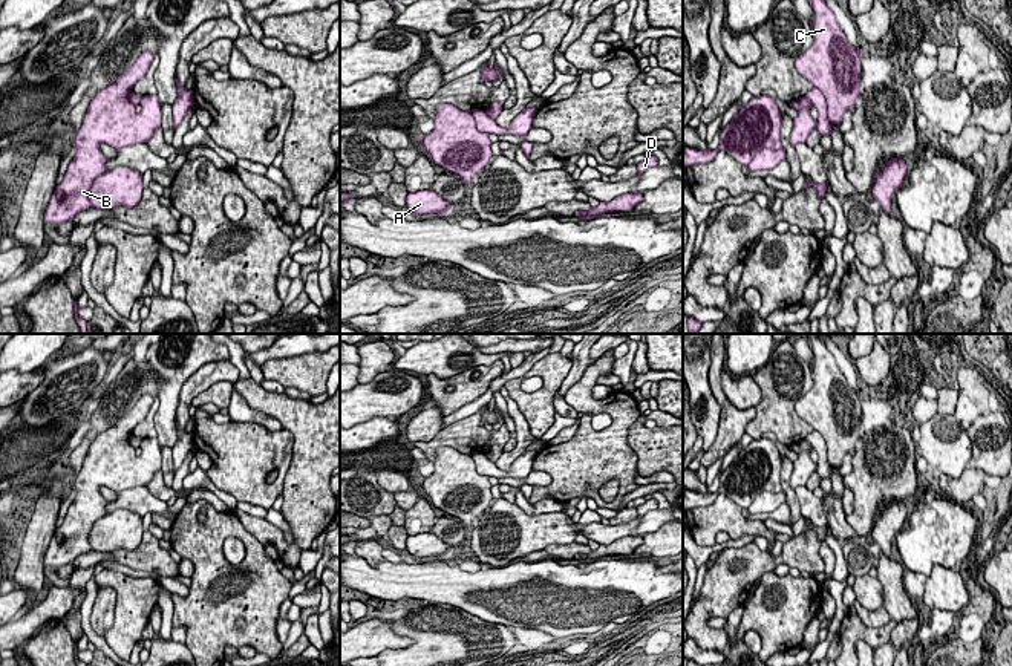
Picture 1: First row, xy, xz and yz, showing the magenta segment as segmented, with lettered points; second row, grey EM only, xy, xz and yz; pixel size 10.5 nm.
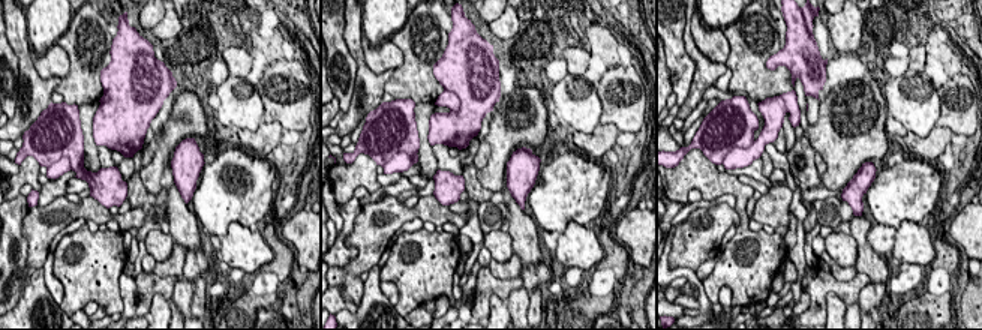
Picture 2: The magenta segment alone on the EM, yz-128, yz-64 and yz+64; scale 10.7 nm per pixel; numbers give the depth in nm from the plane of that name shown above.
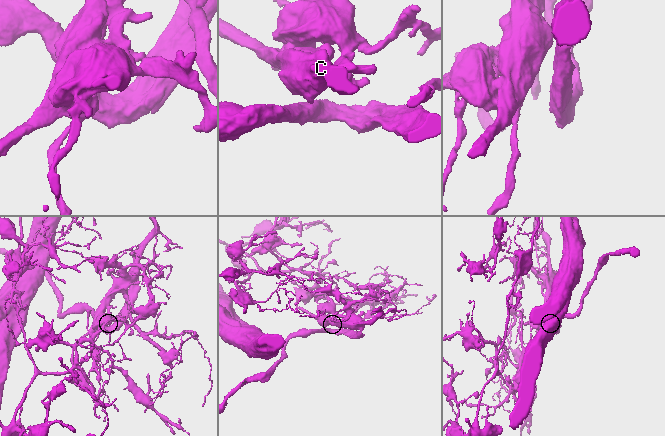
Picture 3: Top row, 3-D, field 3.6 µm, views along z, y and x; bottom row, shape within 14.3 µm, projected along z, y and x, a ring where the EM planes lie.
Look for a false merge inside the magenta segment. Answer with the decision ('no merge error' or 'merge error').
merge error

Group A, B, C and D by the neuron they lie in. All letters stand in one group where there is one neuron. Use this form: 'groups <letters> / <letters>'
groups A D / B C

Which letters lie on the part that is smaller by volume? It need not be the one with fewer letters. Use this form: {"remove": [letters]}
{"remove": ["A", "D"]}

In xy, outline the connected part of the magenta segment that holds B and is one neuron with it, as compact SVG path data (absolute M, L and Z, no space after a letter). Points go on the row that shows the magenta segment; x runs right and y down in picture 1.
M149 51L139 54L129 69L92 98L73 139L77 155L49 199L44 224L64 224L92 207L89 193L93 181L109 171L101 144L122 149L147 142L161 127L162 109L156 95L142 96L139 113L130 101L133 86L145 77L153 58Z

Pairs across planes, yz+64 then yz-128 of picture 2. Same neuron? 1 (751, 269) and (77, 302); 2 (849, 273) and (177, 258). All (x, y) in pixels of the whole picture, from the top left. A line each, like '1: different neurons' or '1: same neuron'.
1: same neuron
2: same neuron

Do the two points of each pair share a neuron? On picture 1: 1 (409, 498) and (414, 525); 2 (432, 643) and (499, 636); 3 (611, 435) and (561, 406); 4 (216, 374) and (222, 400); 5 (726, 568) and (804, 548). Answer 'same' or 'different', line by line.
1: different
2: same
3: different
4: different
5: same

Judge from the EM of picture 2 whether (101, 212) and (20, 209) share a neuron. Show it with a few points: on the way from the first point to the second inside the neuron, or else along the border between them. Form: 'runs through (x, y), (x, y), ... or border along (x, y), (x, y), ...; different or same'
border along (29, 207), (23, 219), (23, 236), (27, 245); different

